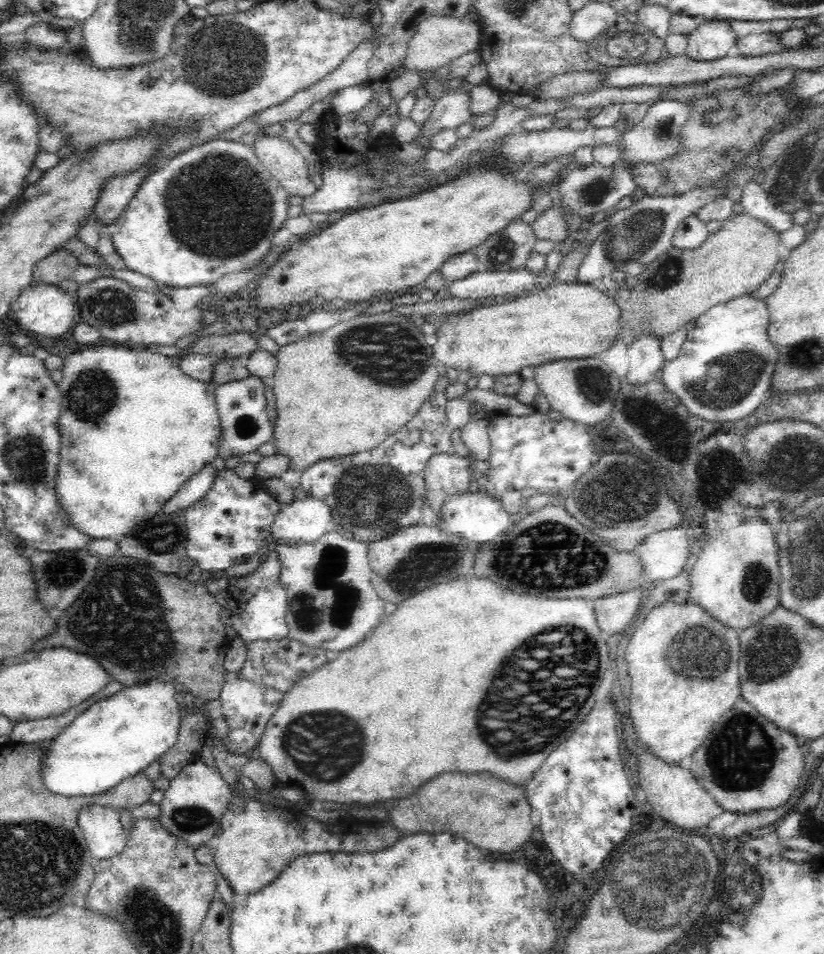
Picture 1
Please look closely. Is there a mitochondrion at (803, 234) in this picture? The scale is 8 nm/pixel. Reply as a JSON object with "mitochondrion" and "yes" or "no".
{"mitochondrion":"no"}

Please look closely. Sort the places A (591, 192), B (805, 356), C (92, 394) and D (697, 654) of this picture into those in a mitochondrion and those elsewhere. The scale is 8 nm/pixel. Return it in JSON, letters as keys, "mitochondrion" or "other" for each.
{"A":"mitochondrion","B":"mitochondrion","C":"mitochondrion","D":"mitochondrion"}

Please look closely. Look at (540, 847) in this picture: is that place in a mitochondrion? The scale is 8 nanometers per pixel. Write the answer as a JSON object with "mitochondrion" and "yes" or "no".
{"mitochondrion":"no"}

